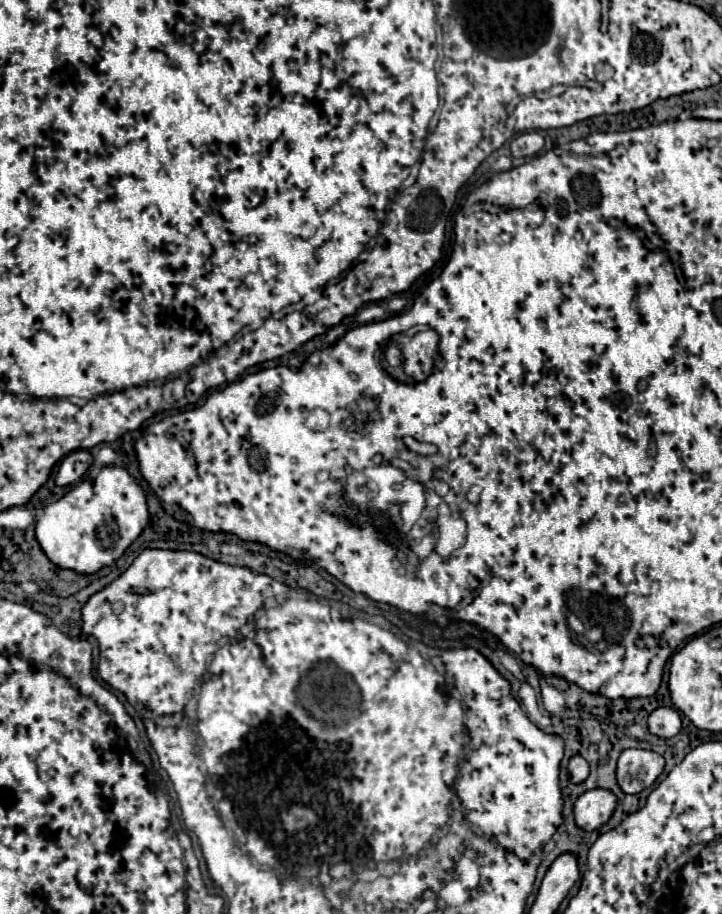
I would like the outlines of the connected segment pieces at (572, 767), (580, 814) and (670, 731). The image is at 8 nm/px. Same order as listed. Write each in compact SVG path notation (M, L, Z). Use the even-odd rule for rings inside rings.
M574 755L574 757L570 759L570 763L568 763L568 773L570 773L570 781L572 781L572 783L582 783L582 781L586 781L586 777L588 777L588 773L590 773L588 761L586 761L584 757L580 757L580 755Z
M592 789L582 793L574 803L576 825L584 831L596 831L602 827L616 807L616 795L606 789Z
M658 707L650 713L648 717L648 729L652 735L658 737L674 737L682 727L682 719L680 713L672 707Z

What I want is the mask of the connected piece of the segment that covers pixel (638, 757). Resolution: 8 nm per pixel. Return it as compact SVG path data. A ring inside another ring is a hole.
M626 749L618 759L618 785L626 795L636 795L650 787L662 769L662 755L648 749Z

